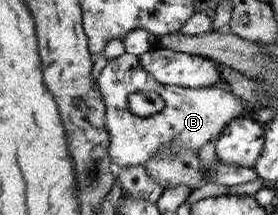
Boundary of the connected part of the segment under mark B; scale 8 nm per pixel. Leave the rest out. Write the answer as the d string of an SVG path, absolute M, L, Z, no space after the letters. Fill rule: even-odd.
M132 53L107 59L98 74L97 89L104 102L104 122L108 133L108 153L112 163L122 165L142 165L156 149L162 146L172 147L173 154L179 154L178 147L192 149L195 154L206 141L215 141L224 129L224 125L232 119L242 117L243 106L240 98L235 96L229 86L212 86L212 88L184 88L168 86L156 82L140 66L138 57ZM153 90L164 101L161 111L144 117L136 116L126 106L125 97L134 92Z

